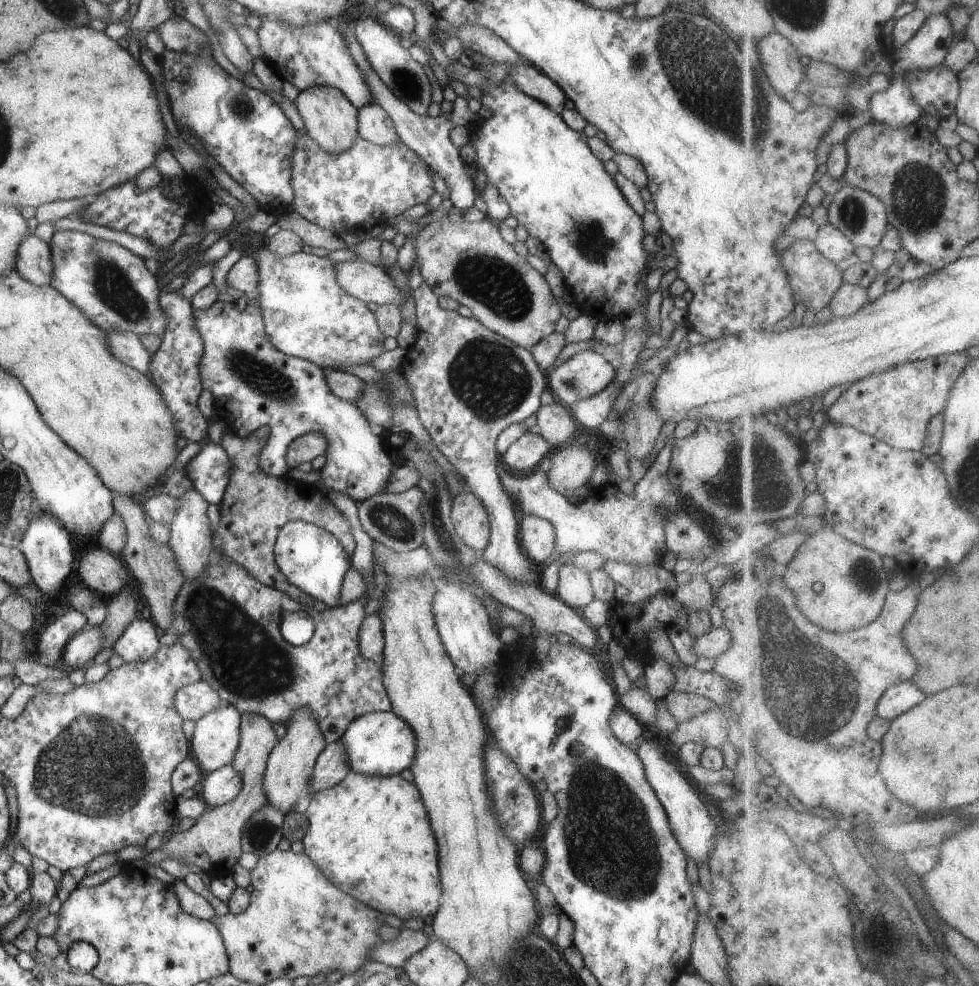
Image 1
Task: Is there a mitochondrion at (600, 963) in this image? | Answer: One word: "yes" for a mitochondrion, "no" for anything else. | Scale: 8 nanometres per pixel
no

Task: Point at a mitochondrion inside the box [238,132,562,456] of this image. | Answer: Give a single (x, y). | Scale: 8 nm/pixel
(490, 379)

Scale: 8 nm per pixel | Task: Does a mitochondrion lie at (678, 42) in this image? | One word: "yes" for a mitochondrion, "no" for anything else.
yes

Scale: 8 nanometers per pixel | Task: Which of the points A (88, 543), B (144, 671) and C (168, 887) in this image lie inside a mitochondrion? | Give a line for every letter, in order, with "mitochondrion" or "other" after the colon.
A: other
B: other
C: other

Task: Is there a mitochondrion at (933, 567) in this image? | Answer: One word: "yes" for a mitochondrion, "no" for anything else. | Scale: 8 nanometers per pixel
no

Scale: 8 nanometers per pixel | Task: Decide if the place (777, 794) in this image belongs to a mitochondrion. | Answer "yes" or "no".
no

